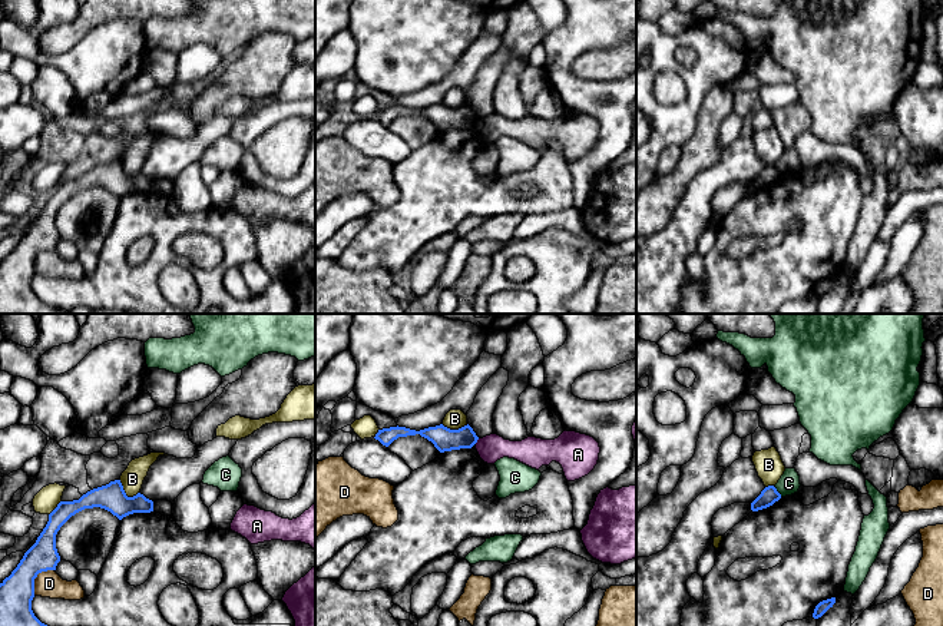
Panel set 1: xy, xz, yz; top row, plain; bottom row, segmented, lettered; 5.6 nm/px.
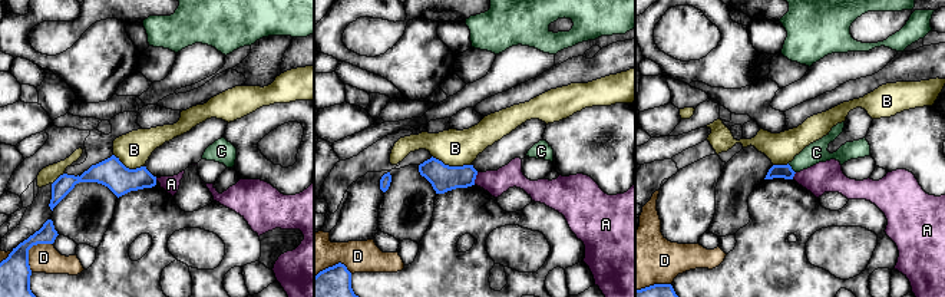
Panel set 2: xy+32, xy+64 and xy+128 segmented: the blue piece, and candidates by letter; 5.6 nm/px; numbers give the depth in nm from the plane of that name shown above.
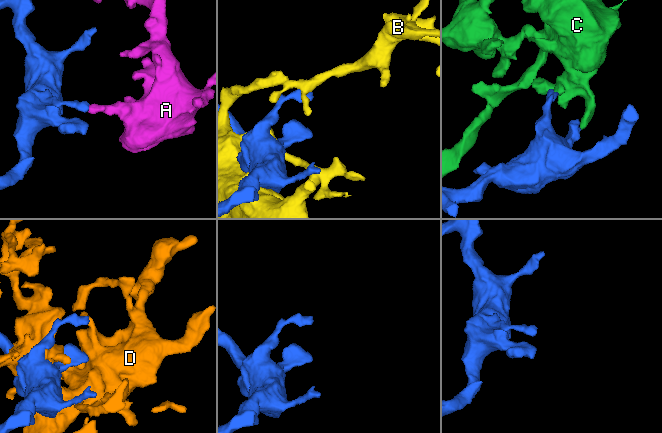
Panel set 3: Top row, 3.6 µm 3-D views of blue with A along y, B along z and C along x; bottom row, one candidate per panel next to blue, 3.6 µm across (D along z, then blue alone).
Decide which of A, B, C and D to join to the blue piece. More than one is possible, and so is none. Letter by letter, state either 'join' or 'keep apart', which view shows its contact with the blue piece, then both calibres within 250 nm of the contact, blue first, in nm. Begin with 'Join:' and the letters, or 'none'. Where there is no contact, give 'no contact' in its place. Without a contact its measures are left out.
Join: none
A: keep apart; contact in xz; calibres 130 and 150 nm
B: keep apart; contact in xy; calibres 160 and 130 nm
C: keep apart; contact in yz; calibres 100 and 120 nm
D: keep apart; contact in xy; calibres 190 and 150 nm

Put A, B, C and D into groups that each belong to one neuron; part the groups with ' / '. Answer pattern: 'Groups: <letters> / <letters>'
Groups: A / B / C / D

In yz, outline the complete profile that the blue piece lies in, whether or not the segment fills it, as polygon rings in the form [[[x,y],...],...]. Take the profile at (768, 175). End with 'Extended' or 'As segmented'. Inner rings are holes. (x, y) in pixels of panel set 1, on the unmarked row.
[[[774,165],[765,166],[761,173],[751,182],[751,189],[758,191],[772,185],[775,180],[781,178],[781,173],[777,170]]]. As segmented

